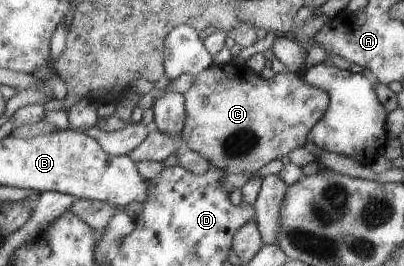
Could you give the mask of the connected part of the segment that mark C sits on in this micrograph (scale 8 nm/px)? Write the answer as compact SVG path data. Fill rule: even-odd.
M245 63L212 65L194 75L193 84L185 91L184 126L180 139L188 150L197 152L211 167L234 174L255 174L259 167L287 155L307 142L306 135L328 104L328 93L305 83L296 72L276 73L269 79L252 72Z

